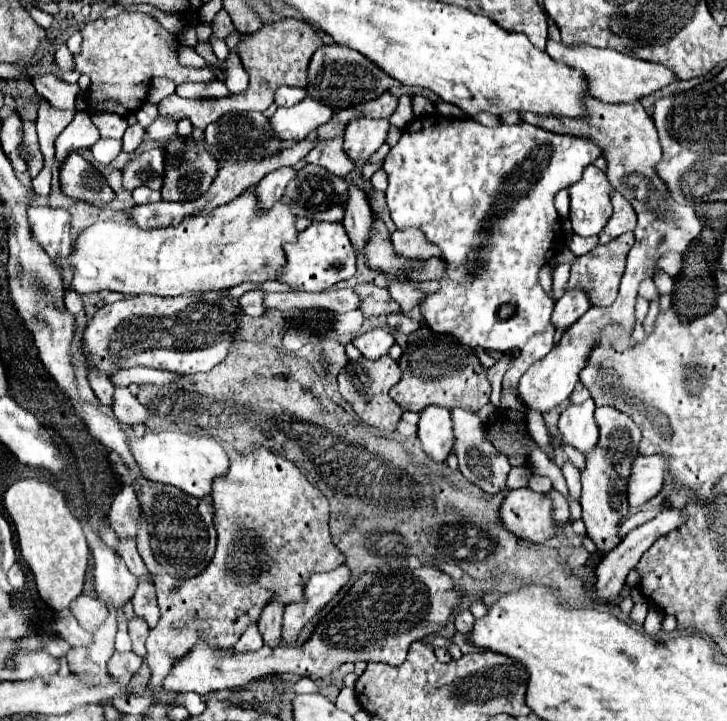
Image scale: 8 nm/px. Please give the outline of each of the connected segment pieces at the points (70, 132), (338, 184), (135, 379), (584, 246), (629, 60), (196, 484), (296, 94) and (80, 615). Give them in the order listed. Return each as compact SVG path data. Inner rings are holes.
M76 112L74 120L64 128L64 132L56 138L56 160L64 162L64 158L72 150L88 148L100 138L98 128L90 122L88 112Z
M306 164L302 170L298 170L296 178L290 180L290 186L286 186L284 196L290 202L290 208L294 210L296 216L304 216L310 220L340 222L344 218L344 206L348 200L348 186L346 186L344 178L330 174L326 168Z
M128 368L120 370L118 374L112 374L110 380L114 386L130 386L130 384L166 384L174 382L178 376L170 372L150 370L150 368Z
M572 234L572 236L570 236L570 242L568 242L568 248L572 250L574 256L582 256L582 254L586 254L588 250L592 250L596 244L598 244L598 236L582 238L582 236L578 236L578 234Z
M548 40L546 52L550 54L550 58L554 58L556 62L564 62L572 68L578 68L586 74L588 78L588 86L590 86L590 94L602 102L608 104L630 104L636 102L644 96L650 96L658 90L662 90L664 86L676 82L676 74L662 64L654 64L654 62L646 62L646 60L638 60L634 56L626 56L622 52L610 50L610 48L594 48L588 44L582 46L564 46L562 42L554 42Z
M148 432L140 438L132 438L128 444L144 478L172 484L196 498L210 496L214 478L226 476L226 470L230 466L226 450L212 438L196 438L180 432Z
M282 86L276 90L276 98L274 102L278 106L294 106L298 100L302 102L302 98L308 96L304 88L290 88L290 86Z
M78 596L72 602L70 610L76 616L76 620L80 622L80 626L84 630L90 630L90 632L94 632L104 622L104 618L106 618L106 606L102 606L92 596Z

